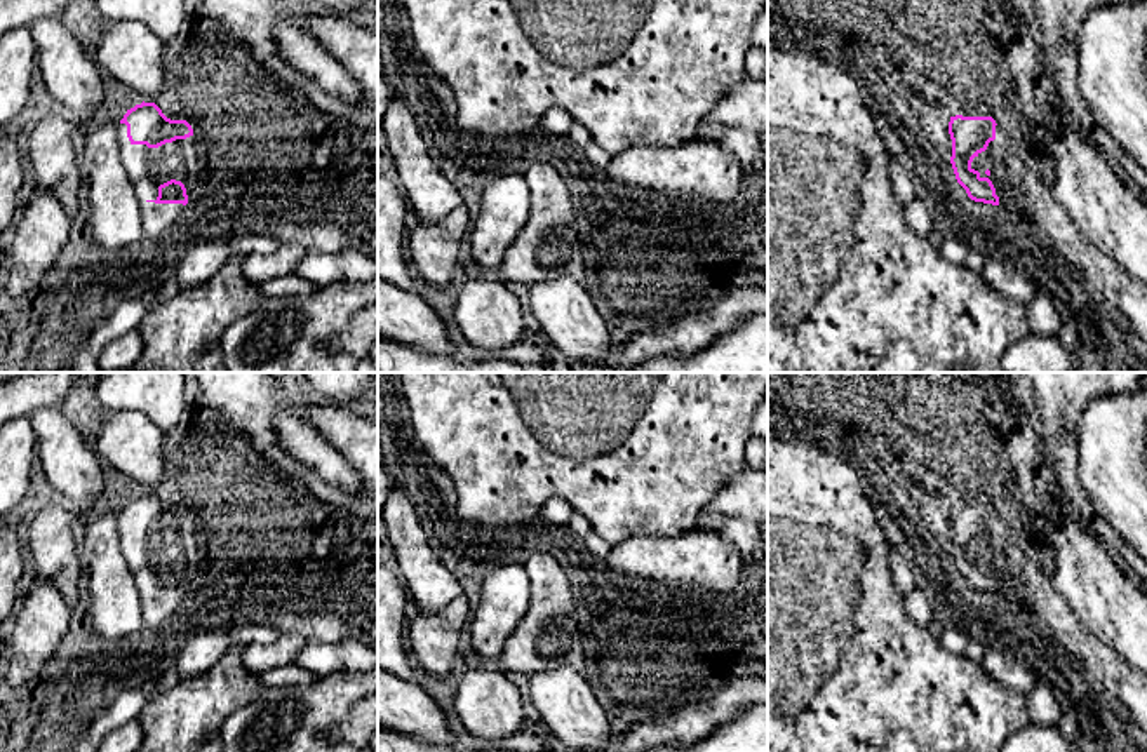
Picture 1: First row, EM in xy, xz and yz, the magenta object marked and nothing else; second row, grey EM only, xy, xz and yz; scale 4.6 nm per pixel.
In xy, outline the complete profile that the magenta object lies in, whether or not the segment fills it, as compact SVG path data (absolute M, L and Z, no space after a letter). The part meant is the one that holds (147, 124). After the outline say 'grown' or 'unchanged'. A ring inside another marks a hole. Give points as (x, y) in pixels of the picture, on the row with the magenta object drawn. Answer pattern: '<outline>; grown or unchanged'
M155 103L127 110L118 124L122 164L143 214L143 238L165 242L198 176L198 150L186 120L171 120Z; grown

